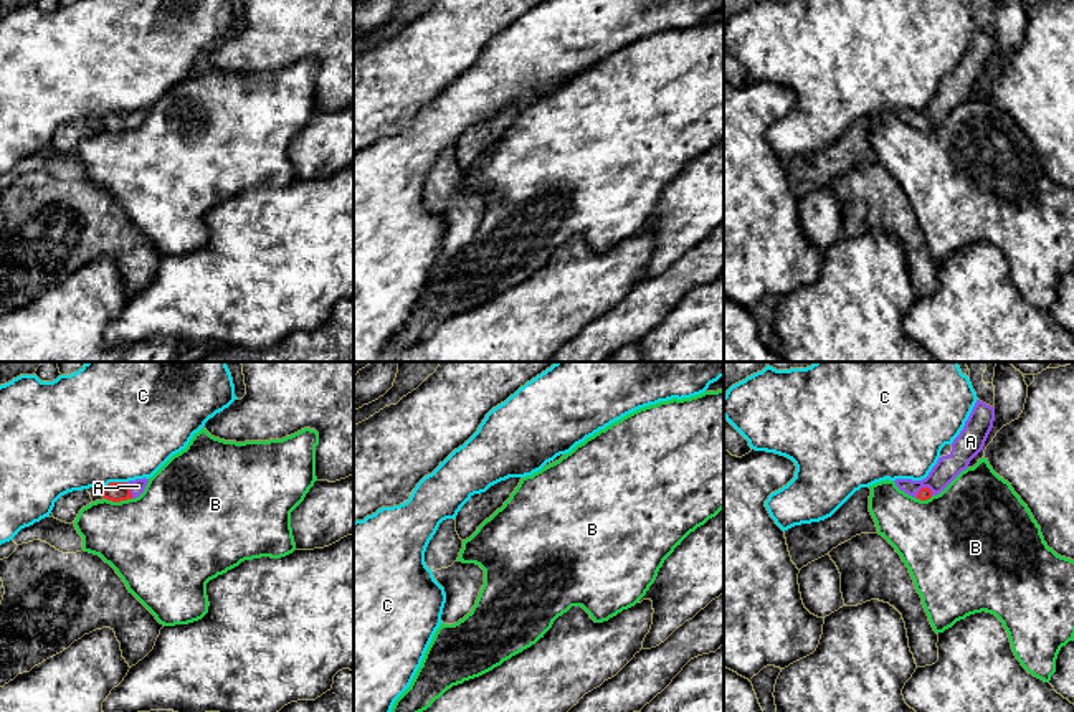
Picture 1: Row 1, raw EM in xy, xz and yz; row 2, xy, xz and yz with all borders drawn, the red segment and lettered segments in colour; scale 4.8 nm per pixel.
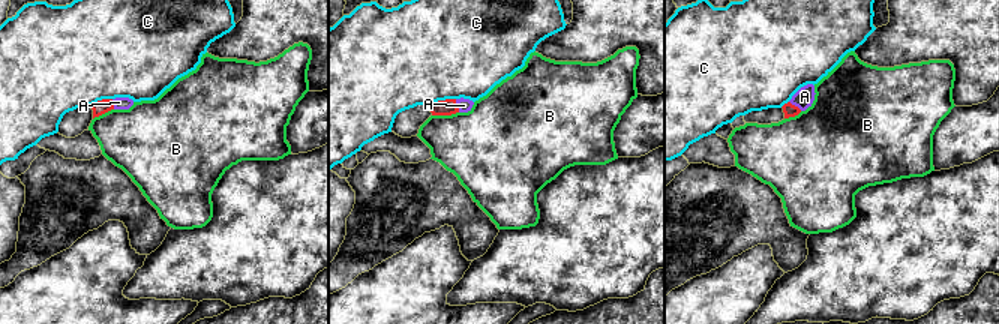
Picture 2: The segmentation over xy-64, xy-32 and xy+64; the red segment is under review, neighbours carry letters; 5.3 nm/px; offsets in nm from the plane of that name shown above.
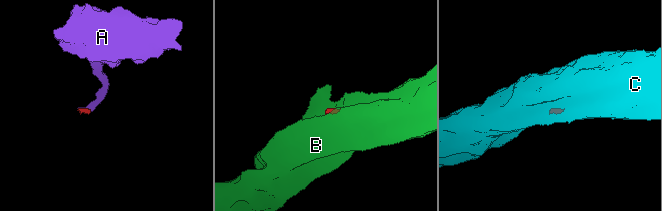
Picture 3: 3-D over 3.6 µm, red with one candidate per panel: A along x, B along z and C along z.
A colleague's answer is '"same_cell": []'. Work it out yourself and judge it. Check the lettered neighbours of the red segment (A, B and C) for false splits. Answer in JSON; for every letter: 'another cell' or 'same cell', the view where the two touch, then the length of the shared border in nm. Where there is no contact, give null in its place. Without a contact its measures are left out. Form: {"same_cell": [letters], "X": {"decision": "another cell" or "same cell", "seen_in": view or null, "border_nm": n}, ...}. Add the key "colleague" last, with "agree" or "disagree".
{"same_cell": ["A"], "A": {"decision": "same cell", "seen_in": "xy", "border_nm": 90}, "B": {"decision": "another cell", "seen_in": "xy", "border_nm": 140}, "C": {"decision": "another cell", "seen_in": "xy", "border_nm": 130}, "colleague": "disagree"}

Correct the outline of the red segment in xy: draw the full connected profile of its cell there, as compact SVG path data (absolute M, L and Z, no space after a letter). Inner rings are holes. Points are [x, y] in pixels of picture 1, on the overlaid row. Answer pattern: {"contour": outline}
{"contour": "M135 479L129 482L109 482L107 486L101 487L102 497L112 502L121 502L127 499L135 499L139 497L149 479Z"}

